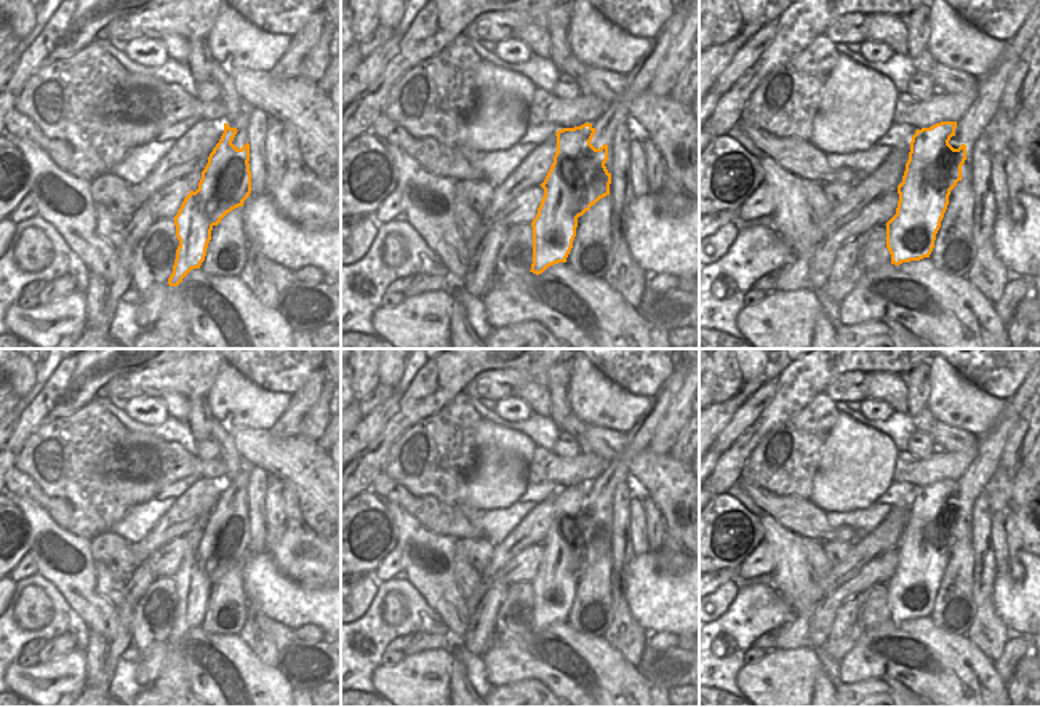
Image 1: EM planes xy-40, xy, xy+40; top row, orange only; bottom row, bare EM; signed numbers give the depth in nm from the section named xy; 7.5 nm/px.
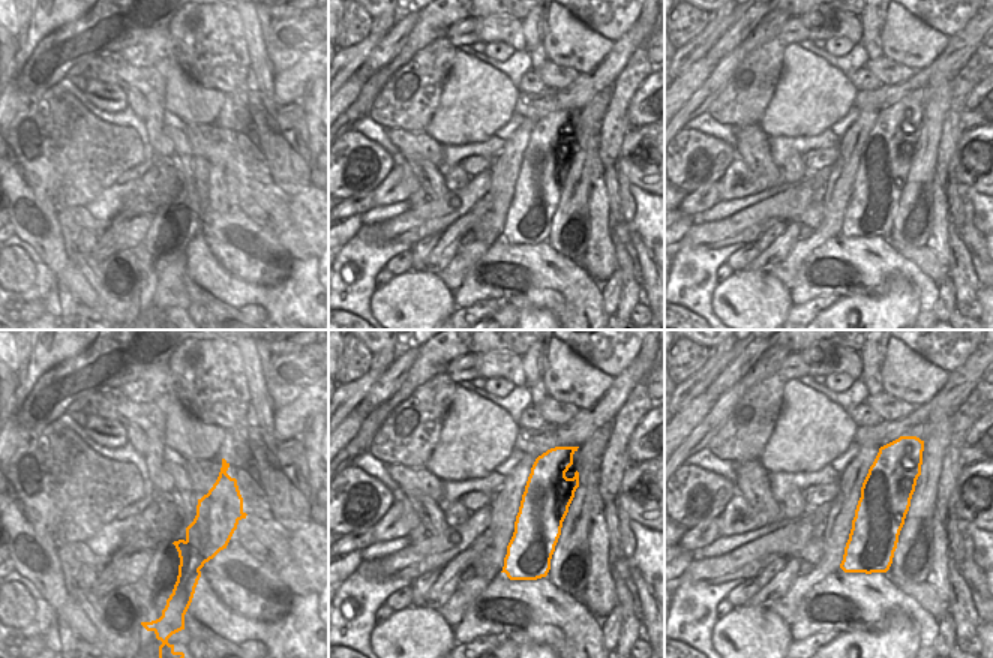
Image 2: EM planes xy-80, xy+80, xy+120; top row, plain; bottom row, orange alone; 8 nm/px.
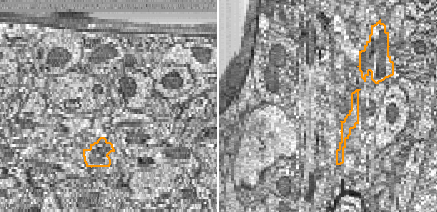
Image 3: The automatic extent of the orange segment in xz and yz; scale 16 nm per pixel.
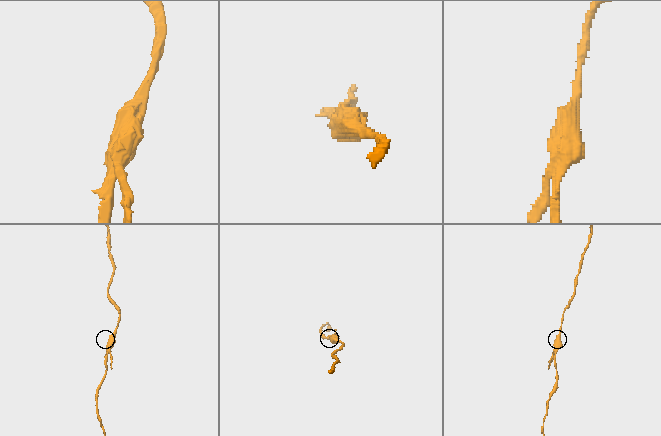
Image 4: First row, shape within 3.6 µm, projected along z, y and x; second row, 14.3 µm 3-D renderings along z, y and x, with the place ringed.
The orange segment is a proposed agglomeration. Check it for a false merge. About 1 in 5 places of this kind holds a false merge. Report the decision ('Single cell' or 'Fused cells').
Fused cells.

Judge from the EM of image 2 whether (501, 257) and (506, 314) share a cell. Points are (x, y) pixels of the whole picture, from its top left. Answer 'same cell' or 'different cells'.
different cells

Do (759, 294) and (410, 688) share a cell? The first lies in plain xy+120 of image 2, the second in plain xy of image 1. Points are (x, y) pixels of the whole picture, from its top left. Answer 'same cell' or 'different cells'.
same cell

